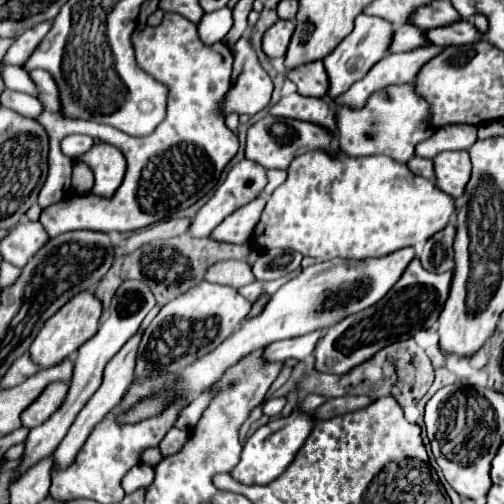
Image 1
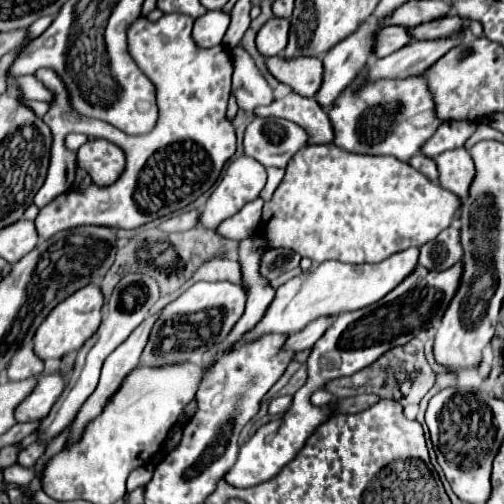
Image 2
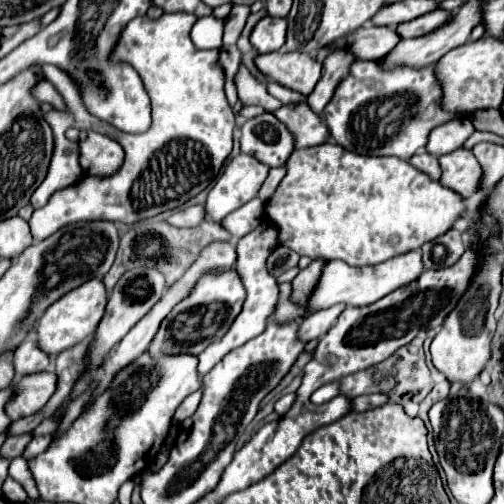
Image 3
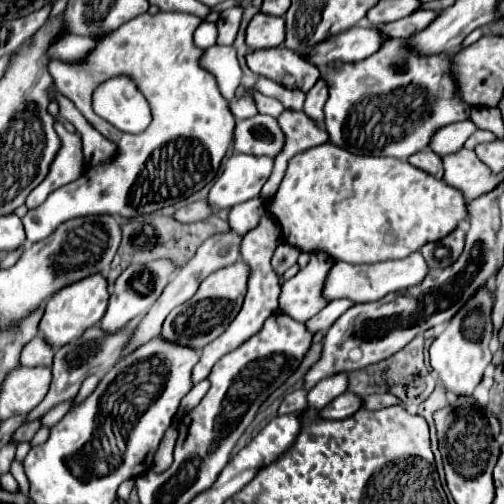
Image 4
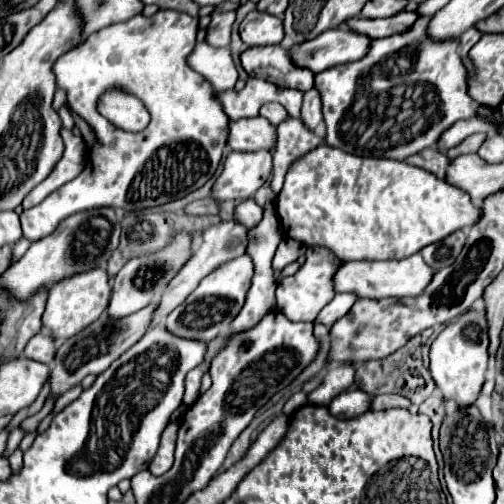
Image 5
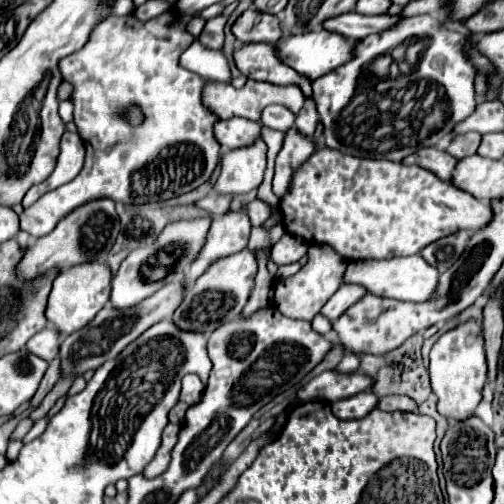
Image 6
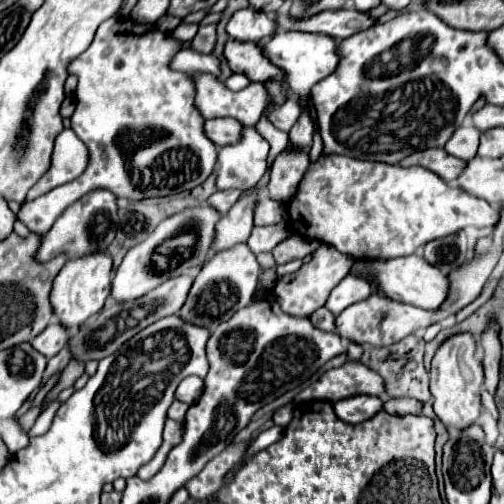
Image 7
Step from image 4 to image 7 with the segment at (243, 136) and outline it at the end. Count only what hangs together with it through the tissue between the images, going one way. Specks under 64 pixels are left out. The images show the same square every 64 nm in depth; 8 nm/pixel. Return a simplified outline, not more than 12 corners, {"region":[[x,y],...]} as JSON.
{"region":[[232,118],[206,120],[206,136],[218,148],[236,144],[244,126]]}

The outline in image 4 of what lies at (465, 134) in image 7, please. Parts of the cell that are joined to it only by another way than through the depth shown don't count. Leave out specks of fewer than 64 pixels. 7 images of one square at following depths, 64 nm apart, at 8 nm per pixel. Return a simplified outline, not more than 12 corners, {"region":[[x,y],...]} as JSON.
{"region":[[476,130],[464,144],[474,150],[482,142],[498,140],[492,132]]}

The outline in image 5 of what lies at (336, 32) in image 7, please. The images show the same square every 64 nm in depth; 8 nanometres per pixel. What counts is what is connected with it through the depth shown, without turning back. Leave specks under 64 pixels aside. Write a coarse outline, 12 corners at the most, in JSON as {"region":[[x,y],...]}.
{"region":[[402,12],[380,20],[348,20],[354,32],[372,38],[406,32],[420,18]]}

